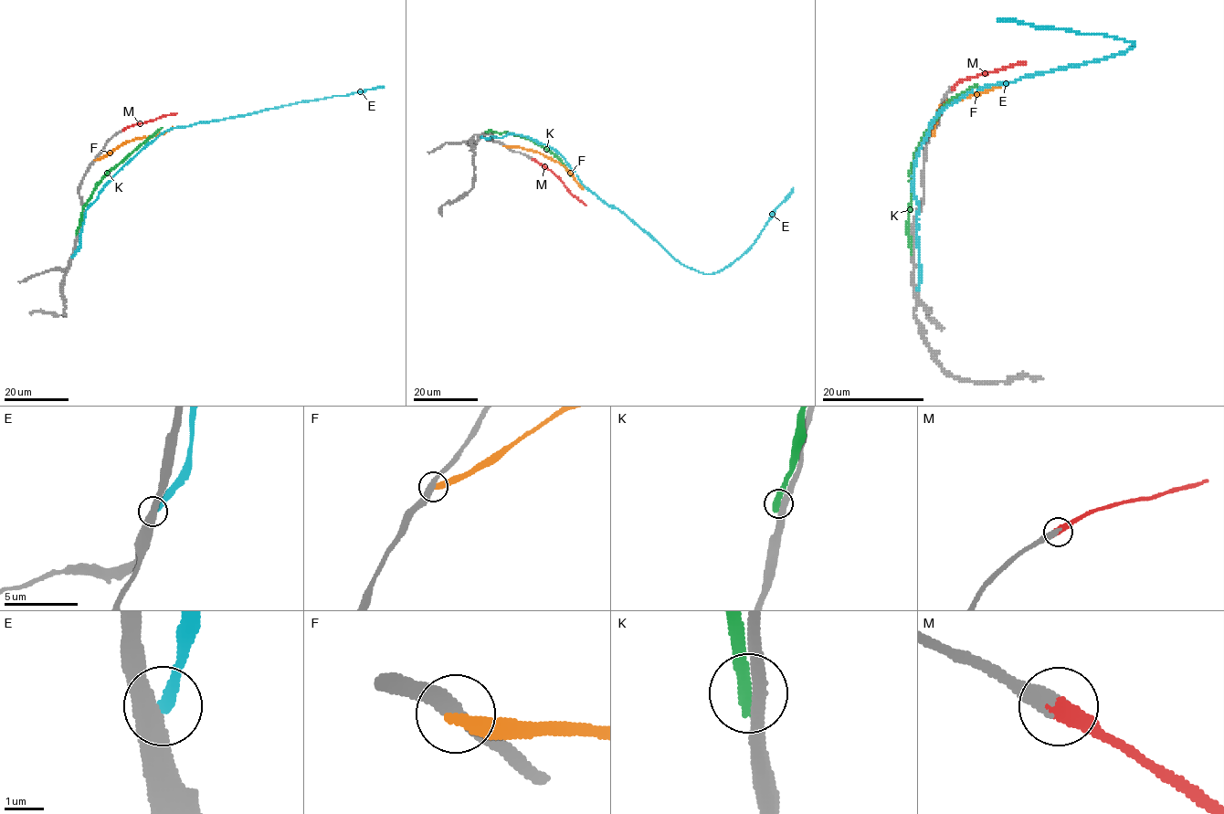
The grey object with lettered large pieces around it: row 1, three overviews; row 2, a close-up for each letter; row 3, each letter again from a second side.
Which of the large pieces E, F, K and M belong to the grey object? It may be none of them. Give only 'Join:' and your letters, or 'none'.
Join: M

